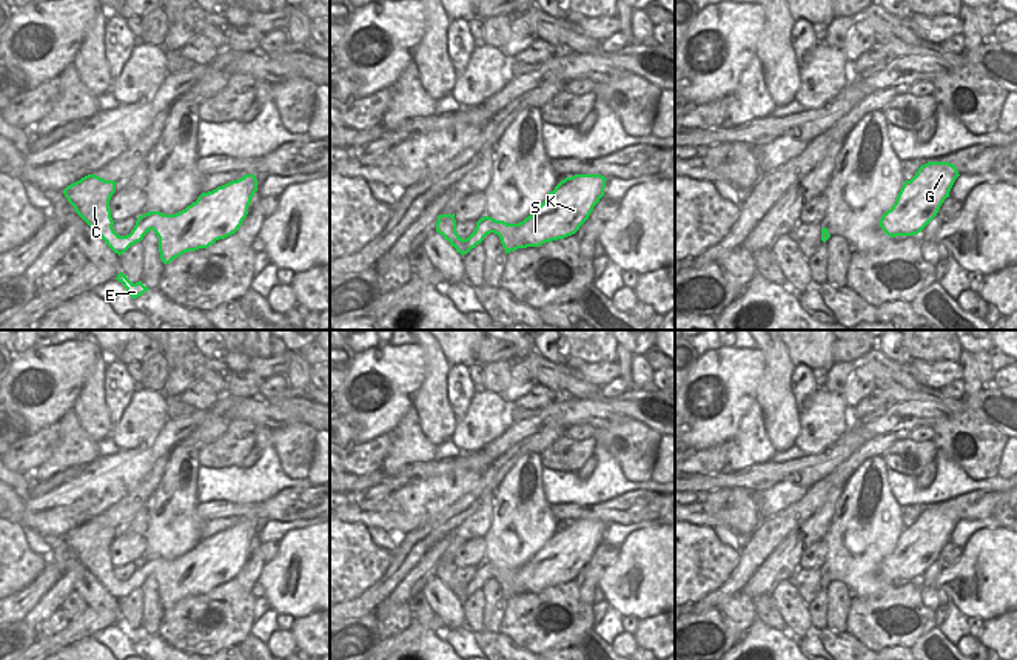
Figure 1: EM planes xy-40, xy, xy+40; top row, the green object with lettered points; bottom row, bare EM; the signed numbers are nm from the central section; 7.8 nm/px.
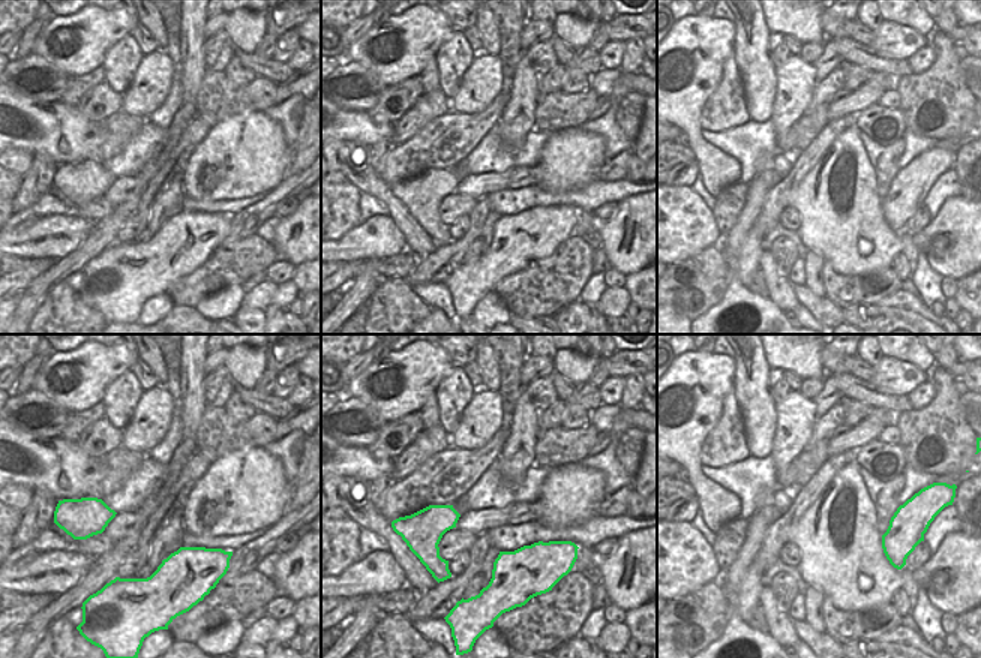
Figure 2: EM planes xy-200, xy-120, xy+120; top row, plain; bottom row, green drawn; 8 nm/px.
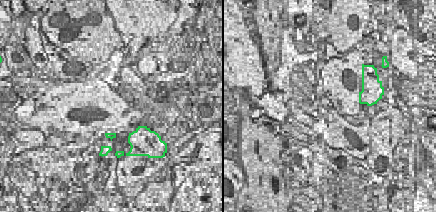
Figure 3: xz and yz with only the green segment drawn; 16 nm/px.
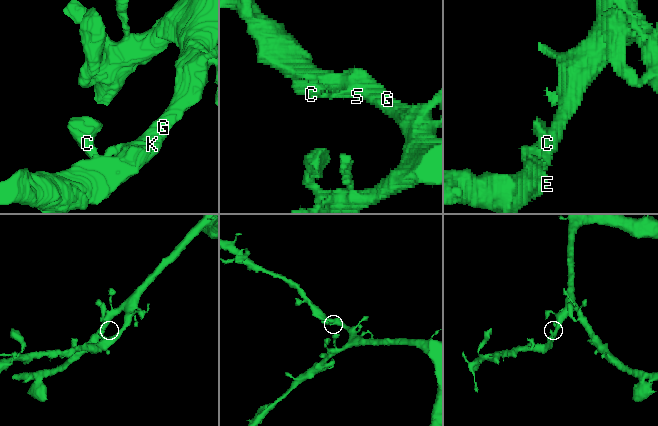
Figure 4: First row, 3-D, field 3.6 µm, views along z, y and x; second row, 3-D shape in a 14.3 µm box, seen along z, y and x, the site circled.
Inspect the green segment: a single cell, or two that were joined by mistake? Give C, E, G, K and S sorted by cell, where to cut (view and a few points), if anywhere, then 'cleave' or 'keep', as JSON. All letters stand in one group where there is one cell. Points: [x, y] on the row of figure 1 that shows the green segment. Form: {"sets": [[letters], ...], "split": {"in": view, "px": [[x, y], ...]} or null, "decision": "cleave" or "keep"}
{"sets": [["C", "E", "G", "K", "S"]], "split": null, "decision": "keep"}

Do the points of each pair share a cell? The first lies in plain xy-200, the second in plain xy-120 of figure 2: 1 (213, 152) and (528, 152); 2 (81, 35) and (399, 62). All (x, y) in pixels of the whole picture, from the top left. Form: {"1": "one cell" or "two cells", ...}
{"1": "two cells", "2": "one cell"}

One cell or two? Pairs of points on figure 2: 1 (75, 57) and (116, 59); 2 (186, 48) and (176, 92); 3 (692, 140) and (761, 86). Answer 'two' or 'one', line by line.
1: two
2: two
3: two

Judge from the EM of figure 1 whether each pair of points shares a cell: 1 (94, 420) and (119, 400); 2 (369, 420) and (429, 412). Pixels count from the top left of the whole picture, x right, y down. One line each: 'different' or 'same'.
1: different
2: different

